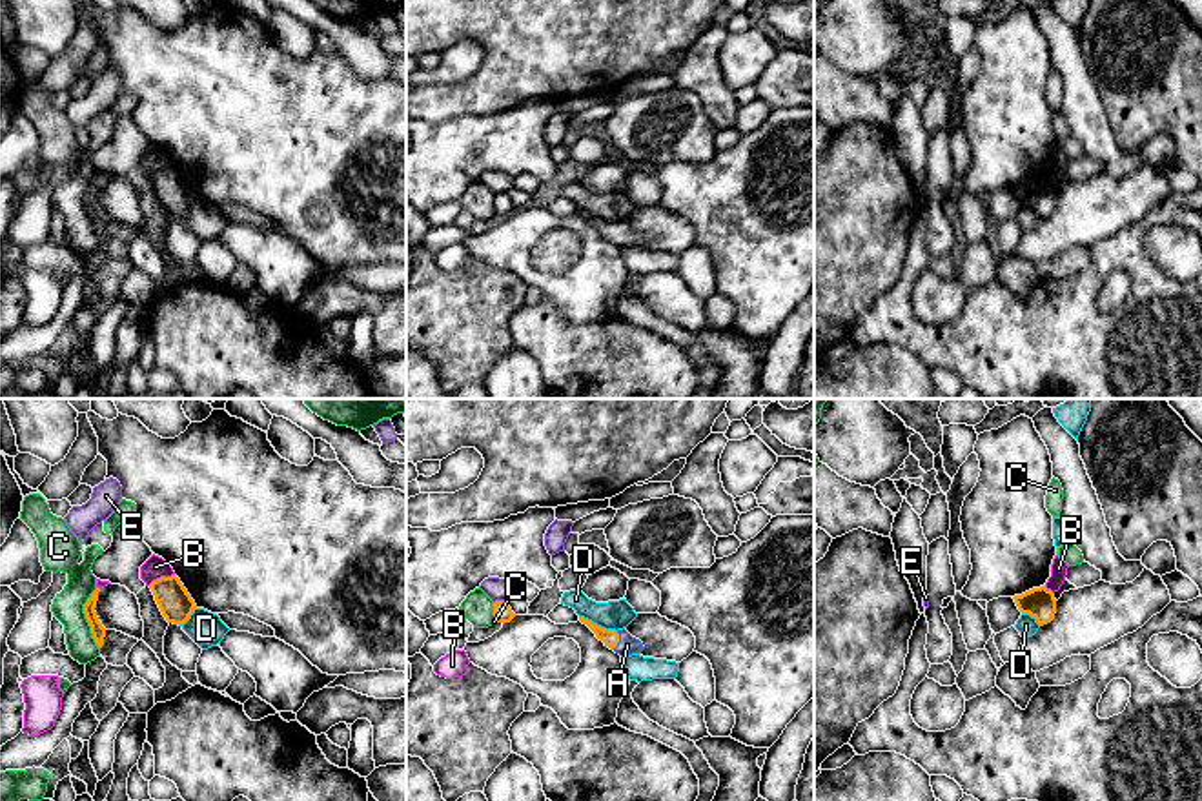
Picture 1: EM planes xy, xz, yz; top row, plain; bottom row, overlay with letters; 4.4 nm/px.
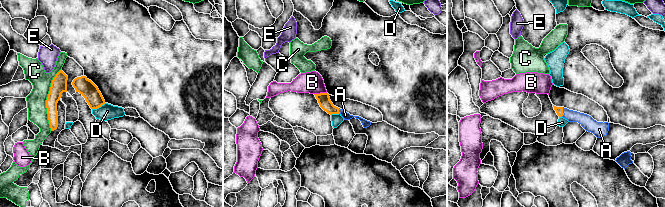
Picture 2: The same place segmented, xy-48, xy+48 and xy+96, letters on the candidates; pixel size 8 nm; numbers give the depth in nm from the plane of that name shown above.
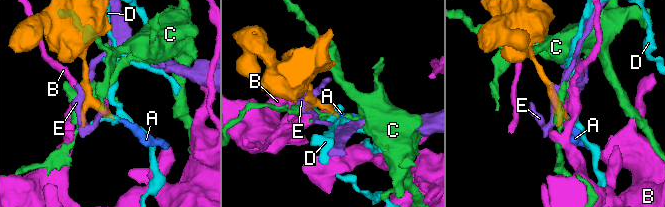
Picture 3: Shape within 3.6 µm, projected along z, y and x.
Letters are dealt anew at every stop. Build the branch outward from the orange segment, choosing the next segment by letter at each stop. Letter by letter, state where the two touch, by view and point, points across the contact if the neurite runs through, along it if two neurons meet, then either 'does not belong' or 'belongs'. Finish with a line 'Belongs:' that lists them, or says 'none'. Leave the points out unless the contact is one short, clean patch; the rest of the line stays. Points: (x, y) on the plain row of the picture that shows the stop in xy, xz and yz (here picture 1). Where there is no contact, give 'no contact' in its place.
A: meets orange in xz at (618, 233); runs through xz (611, 230), (618, 233), (627, 237); belongs
B: meets orange in xy at (161, 170); does not belong
C: meets orange in xy at (86, 210); does not belong
D: meets orange in xz at (596, 217); border along xz (580, 208), (616, 224); does not belong
E: meets orange in xz at (499, 193); does not belong
Belongs: A

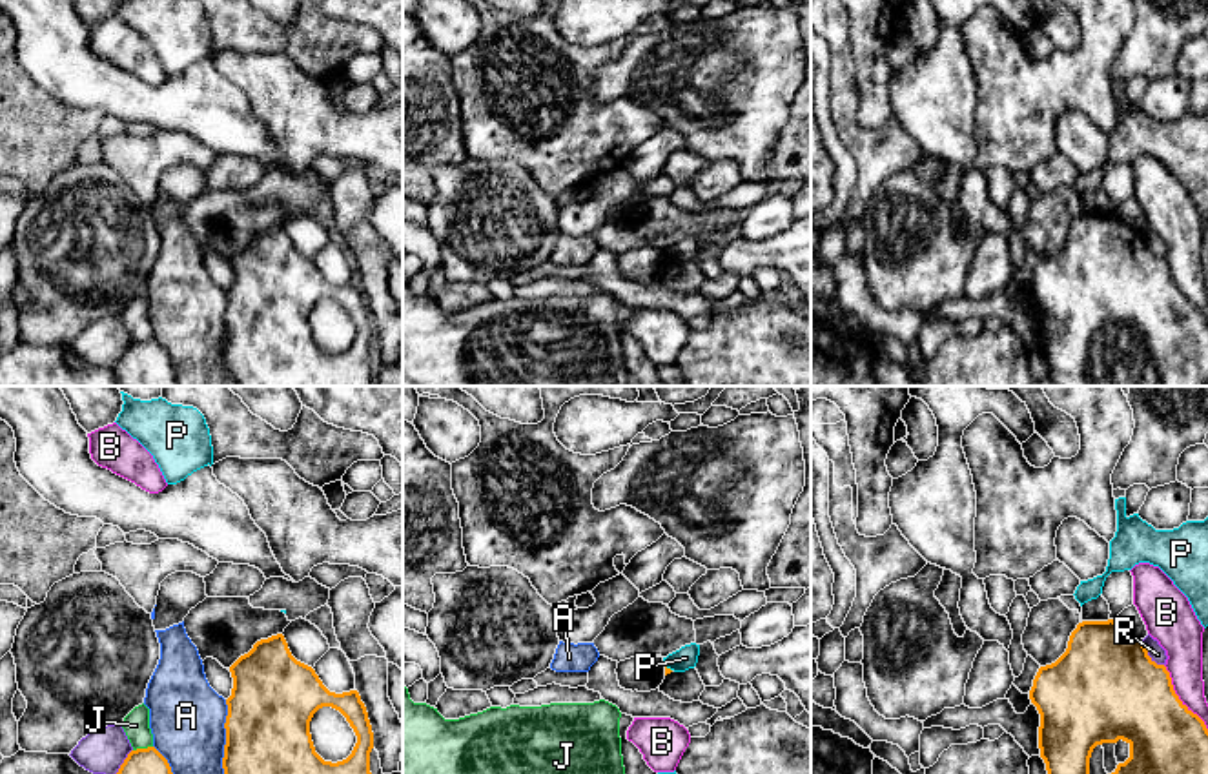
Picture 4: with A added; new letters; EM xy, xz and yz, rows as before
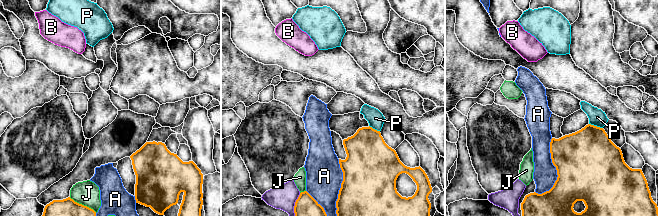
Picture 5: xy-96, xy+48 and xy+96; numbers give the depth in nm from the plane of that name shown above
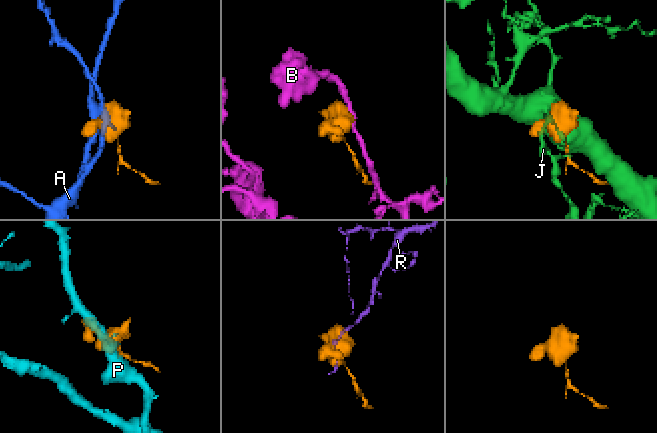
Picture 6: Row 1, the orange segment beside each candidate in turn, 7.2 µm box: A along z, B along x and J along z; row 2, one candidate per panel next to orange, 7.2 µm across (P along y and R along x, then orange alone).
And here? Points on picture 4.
A: meets orange in xy at (225, 339); does not belong
B: meets orange in yz at (1177, 290); does not belong
J: meets orange in xy at (143, 341); does not belong
P: meets orange in xz at (669, 261); border along xz (665, 257), (671, 263); does not belong
R: meets orange in yz at (1146, 246); does not belong
Belongs: none

